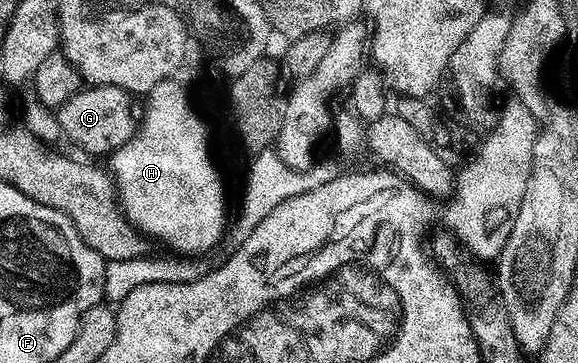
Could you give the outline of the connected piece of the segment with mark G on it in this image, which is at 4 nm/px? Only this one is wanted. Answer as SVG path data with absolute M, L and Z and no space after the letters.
M88 85L80 89L57 111L59 128L64 139L76 142L87 154L110 156L131 142L137 133L132 95L116 86Z

